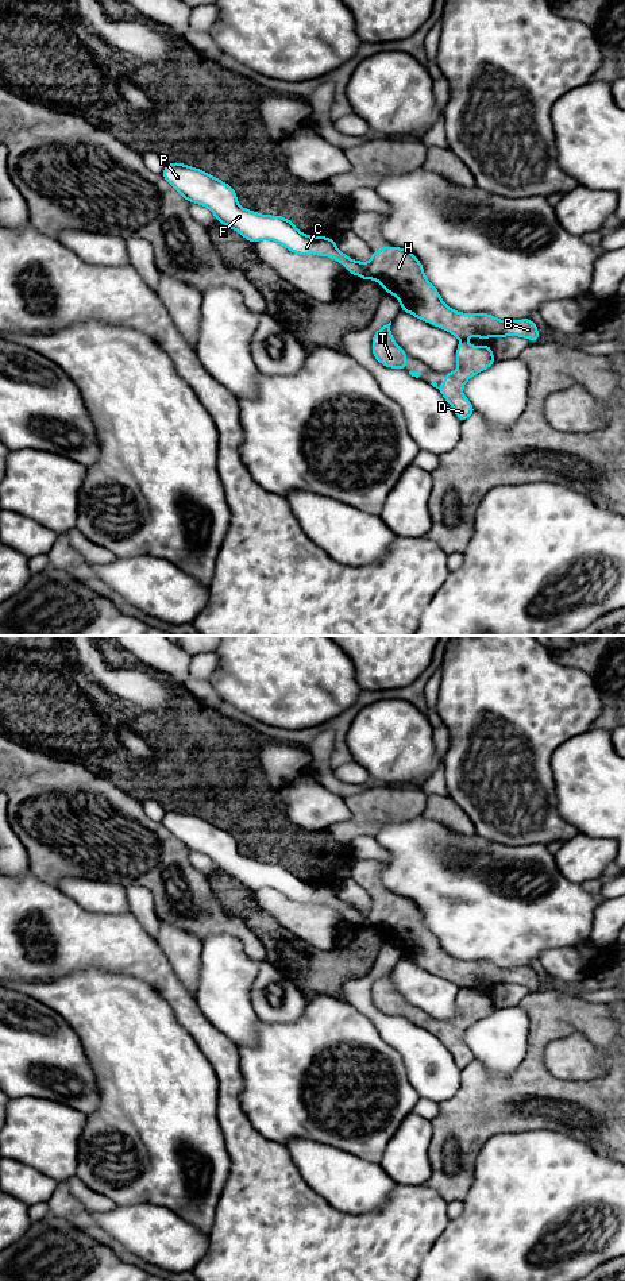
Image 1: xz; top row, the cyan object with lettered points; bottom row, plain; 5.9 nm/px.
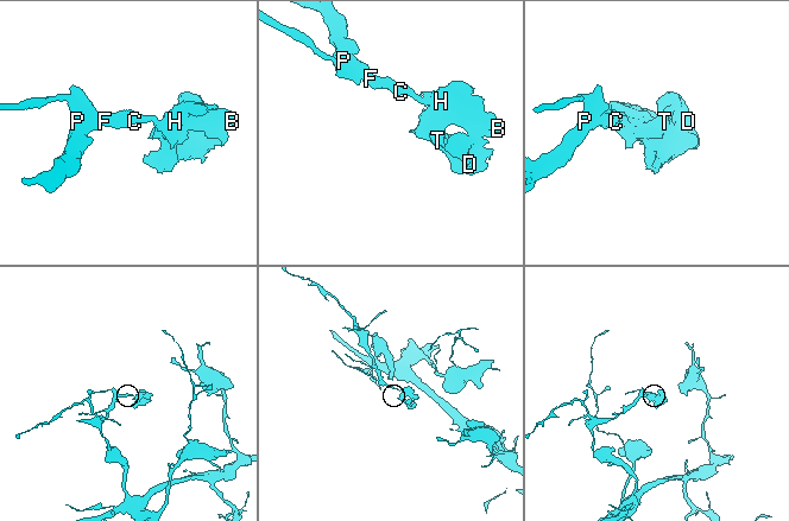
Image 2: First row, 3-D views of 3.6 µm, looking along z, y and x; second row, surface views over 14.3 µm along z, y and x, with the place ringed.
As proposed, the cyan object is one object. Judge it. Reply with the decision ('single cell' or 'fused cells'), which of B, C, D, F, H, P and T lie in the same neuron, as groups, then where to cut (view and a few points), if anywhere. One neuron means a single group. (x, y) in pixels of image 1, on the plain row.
fused cells; B D H T / C F P; cut in xz along (355, 909), (361, 915), (361, 922)

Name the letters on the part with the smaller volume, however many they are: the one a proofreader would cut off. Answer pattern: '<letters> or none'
B, D, H, T

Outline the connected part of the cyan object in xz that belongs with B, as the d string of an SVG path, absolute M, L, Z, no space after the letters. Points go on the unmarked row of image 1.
M383 895L377 898L367 911L356 910L362 915L360 927L379 930L386 941L391 941L401 950L400 958L460 987L455 1002L458 1016L444 1022L445 1031L440 1035L436 1030L431 1031L440 1038L460 1069L475 1060L462 1037L471 1025L495 1010L489 992L472 995L466 985L520 984L532 989L540 985L537 973L531 966L505 969L489 961L462 961L448 956L437 937L427 927L421 910L409 898Z

